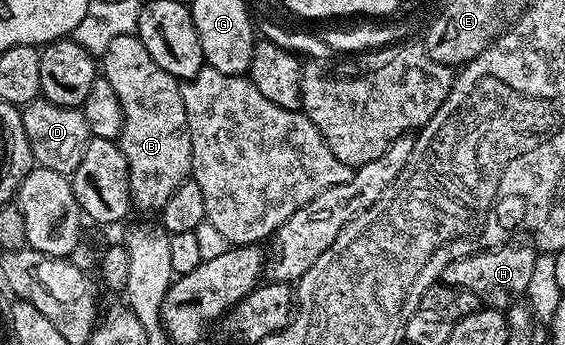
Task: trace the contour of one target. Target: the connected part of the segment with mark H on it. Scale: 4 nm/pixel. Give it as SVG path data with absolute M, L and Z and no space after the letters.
M509 242L501 248L492 248L489 252L476 252L472 256L458 258L442 270L440 280L462 290L470 290L470 294L480 299L481 305L506 310L513 302L523 301L527 297L538 255L537 249L531 243L516 243L520 242Z

